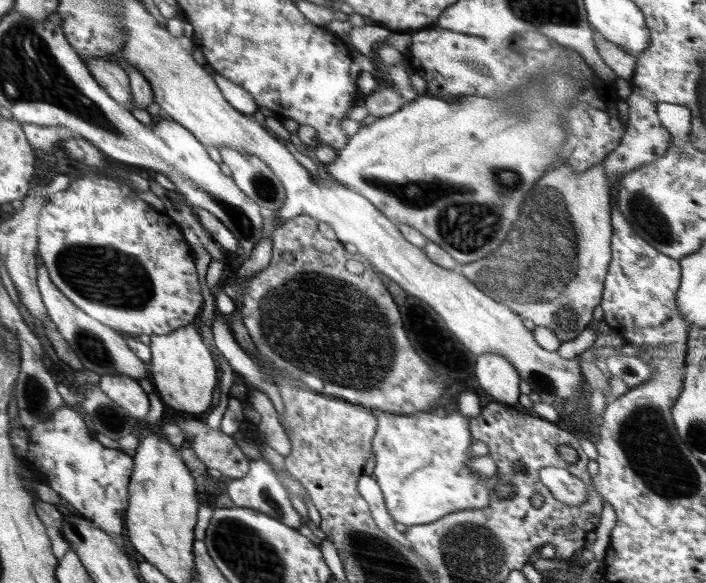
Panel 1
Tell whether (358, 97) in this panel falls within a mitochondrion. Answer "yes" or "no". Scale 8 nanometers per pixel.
no

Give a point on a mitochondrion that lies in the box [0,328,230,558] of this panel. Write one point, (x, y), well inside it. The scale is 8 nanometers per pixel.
(34, 391)

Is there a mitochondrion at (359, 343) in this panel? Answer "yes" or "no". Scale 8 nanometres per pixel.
yes

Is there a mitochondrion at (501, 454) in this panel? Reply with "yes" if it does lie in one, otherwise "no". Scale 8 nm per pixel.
no

